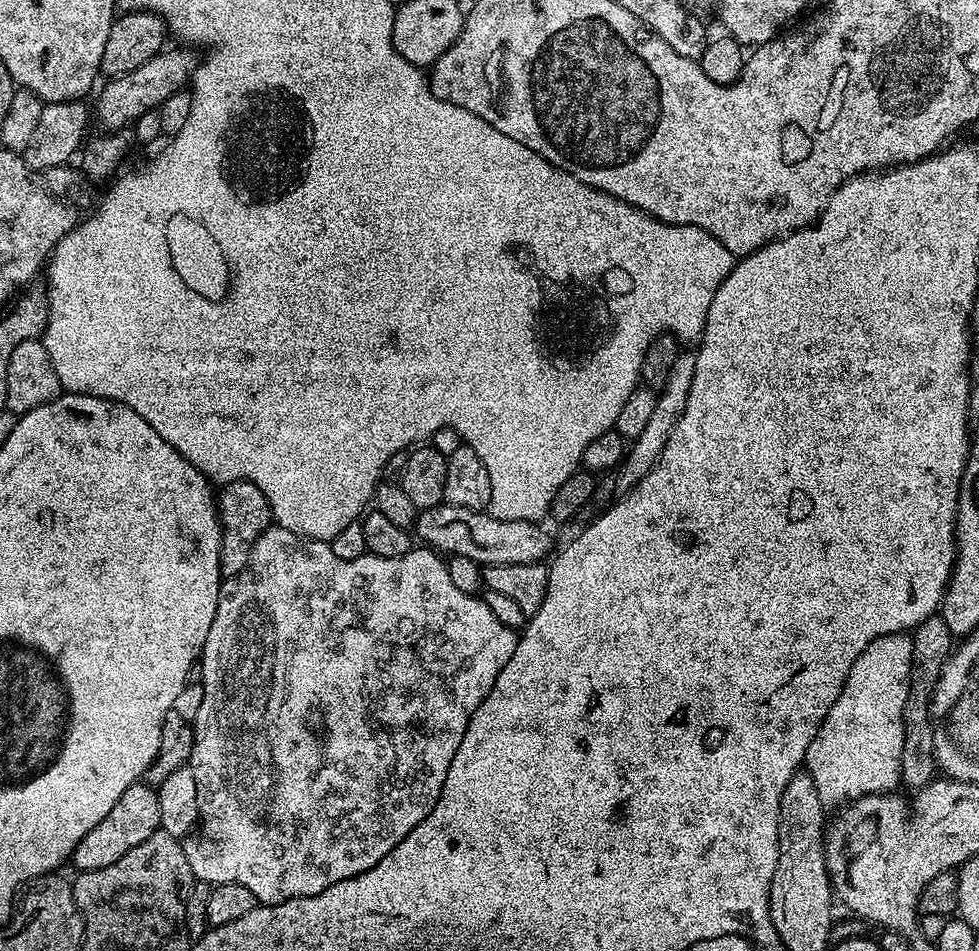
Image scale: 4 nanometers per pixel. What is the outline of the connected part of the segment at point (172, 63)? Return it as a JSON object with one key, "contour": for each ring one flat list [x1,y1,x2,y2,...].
{"contour":[[176,46,180,48,169,47,167,50,161,50,157,56,150,58,150,62,142,62,138,70,130,70,130,74,113,76,107,81,108,85,97,91,96,108,94,104,94,120,101,124,104,130,124,130,136,123,142,114,154,112,159,109,170,94,181,91,191,81,196,73,198,56,195,56,193,49,188,46]]}

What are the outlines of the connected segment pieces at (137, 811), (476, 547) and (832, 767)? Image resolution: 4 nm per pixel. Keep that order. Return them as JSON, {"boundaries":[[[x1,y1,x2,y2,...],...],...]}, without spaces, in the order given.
{"boundaries":[[[137,782,127,788,122,798,118,798,118,802,114,802,110,814,106,814,106,818,102,818,102,822,98,822,98,826,94,826,94,830,90,830,90,834,86,834,82,842,78,842,78,846,72,851,70,864,76,867,77,873,102,870,102,866,111,866,112,863,118,862,122,854,134,850,134,846,146,842,146,838,159,831,160,815,156,788,147,782]],[[445,502,433,508,423,509,417,515,414,532,420,535,421,545,439,550,441,553,448,552,449,557,470,558,481,566,538,564,547,561,554,552,551,538,540,527,539,523,530,520,499,520,488,515,487,511,471,512,468,508]],[[895,632,889,636,878,638,874,642,870,642,870,646,866,646,866,650,862,650,862,654,858,654,854,666,850,666,850,674,842,686,842,694,838,694,838,702,834,702,834,706,830,706,830,714,826,714,822,726,818,726,818,734,814,734,814,738,806,750,806,758,803,762,803,767,806,769,808,776,814,778,814,787,818,790,818,798,822,798,822,802,825,806,832,806,832,804,836,804,835,806,843,806,856,800,859,796,888,794,895,789,892,788,895,784,899,785,901,783,900,759,902,758,902,750,904,749,904,707,906,706,906,698,910,690,911,669,912,638,911,635,903,632]]]}

